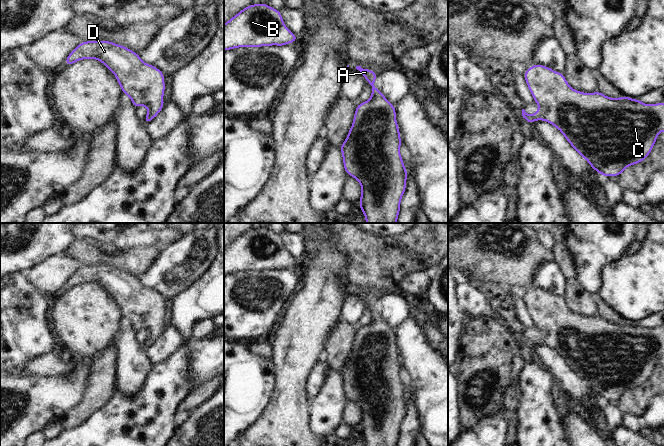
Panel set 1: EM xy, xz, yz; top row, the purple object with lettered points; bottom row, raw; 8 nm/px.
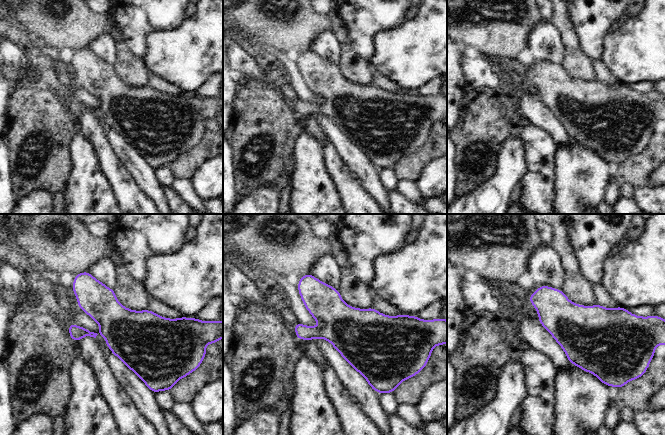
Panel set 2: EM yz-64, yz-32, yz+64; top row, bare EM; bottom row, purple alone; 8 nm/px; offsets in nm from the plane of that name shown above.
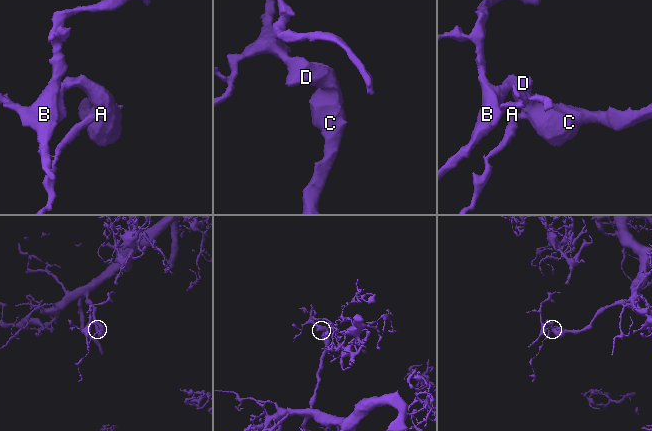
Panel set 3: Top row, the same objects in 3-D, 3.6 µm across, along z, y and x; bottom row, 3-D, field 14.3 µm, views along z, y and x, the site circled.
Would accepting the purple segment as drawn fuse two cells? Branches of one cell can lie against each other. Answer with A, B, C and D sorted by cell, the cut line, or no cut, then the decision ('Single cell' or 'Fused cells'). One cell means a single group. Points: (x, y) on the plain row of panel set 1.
Groups: A B C D. No split. Single cell

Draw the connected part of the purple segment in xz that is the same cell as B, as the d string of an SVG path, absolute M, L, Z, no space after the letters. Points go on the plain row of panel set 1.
M266 227L242 233L224 248L224 275L237 271L284 270L298 265L286 252L280 234Z

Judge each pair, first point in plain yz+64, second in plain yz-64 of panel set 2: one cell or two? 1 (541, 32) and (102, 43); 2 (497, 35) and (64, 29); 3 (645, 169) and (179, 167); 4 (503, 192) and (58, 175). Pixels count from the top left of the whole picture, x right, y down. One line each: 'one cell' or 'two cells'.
1: one cell
2: one cell
3: one cell
4: two cells

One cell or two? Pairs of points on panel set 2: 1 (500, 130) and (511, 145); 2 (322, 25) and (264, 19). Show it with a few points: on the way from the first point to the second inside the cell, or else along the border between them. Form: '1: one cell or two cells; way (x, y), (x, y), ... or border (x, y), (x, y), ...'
1: two cells; border (519, 132), (511, 135), (503, 143), (497, 160)
2: one cell; way (308, 24), (292, 24), (285, 19), (278, 19)

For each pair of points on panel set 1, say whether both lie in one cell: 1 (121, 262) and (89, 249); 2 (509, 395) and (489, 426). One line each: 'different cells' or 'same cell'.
1: same cell
2: same cell

